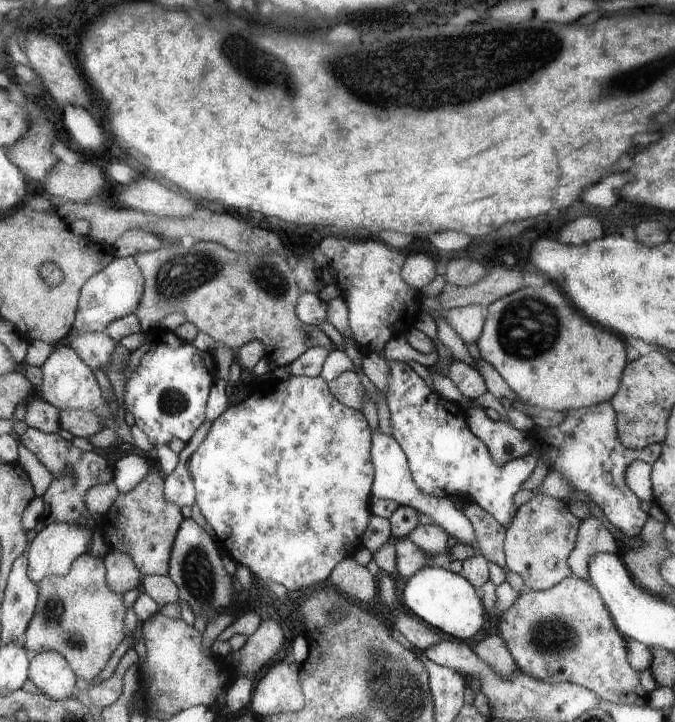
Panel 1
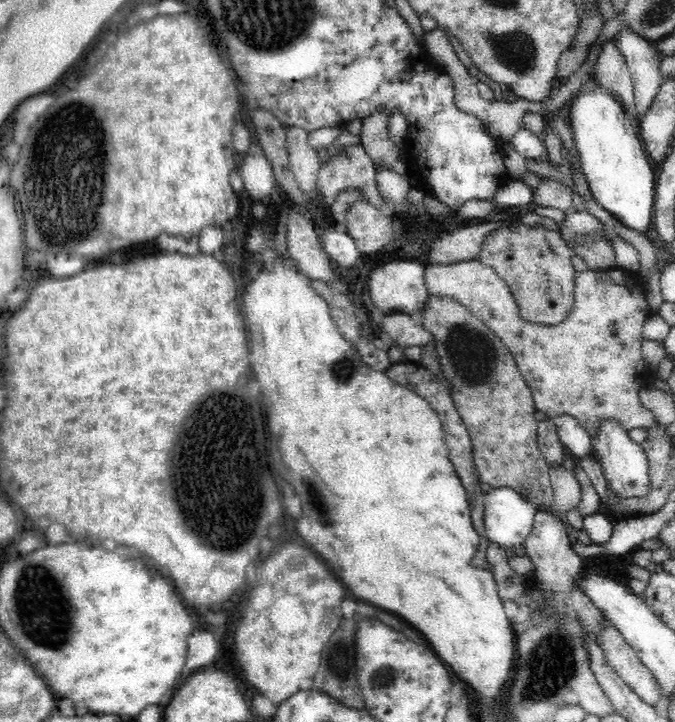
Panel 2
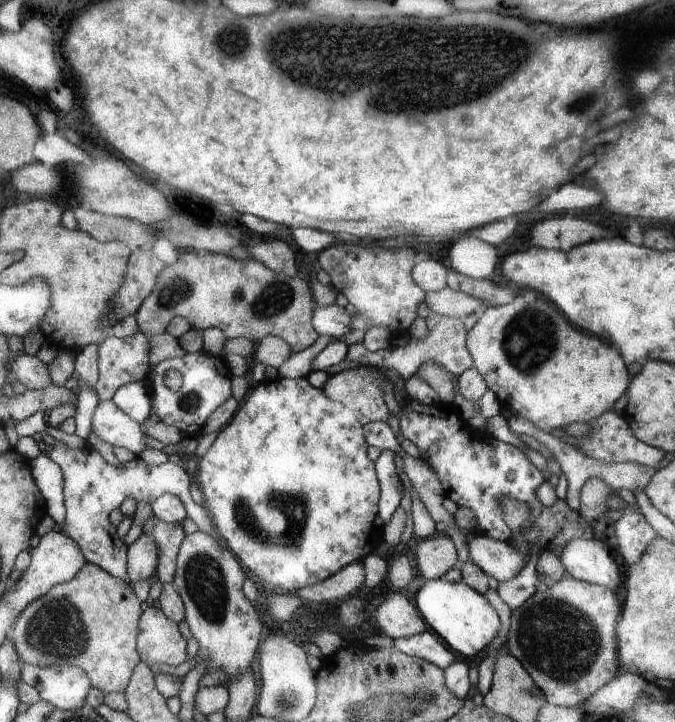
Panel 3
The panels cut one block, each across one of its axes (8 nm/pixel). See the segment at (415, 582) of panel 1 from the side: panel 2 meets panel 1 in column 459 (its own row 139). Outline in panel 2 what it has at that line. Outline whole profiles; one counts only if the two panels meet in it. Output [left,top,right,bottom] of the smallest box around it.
[570,82,656,240]

